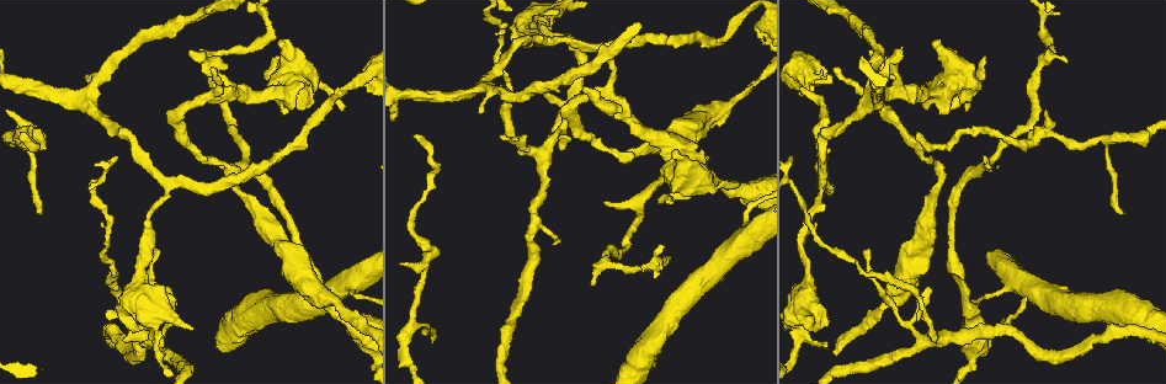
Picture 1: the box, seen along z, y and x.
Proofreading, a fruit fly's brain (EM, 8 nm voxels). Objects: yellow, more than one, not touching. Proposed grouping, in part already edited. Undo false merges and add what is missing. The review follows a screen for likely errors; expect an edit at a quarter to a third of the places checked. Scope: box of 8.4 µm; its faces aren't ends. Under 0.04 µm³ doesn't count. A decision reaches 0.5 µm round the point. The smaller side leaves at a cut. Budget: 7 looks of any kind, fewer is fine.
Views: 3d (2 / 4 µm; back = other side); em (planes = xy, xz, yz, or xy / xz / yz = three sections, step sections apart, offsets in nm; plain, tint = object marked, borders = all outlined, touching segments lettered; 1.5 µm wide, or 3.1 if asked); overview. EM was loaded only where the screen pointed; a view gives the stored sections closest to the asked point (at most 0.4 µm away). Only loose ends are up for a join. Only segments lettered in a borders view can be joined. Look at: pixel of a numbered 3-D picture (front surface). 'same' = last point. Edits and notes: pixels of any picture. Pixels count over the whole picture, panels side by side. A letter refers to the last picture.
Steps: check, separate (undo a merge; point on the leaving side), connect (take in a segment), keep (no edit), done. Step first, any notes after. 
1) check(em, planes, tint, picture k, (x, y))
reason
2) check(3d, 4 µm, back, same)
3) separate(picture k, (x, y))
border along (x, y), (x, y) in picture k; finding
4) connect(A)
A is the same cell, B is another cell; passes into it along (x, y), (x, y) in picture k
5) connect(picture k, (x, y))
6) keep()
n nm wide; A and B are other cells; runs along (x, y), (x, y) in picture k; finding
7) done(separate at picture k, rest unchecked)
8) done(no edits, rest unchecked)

check(em, xy, step 4, tint, picture 1, (211, 71))
tapers out

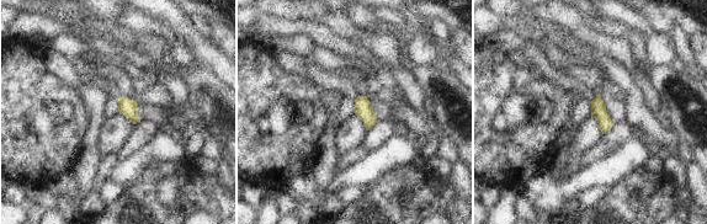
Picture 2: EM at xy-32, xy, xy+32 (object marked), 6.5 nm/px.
check(em, xz, step 8, borders, same)

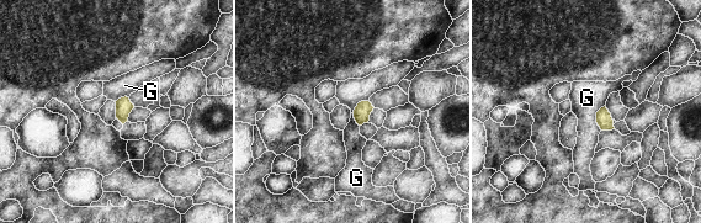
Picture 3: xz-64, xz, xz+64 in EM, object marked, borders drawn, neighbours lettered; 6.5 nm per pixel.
keep()
G is another cell; border along (368, 100), (352, 112), (359, 126) in picture 3; no lettered segment goes on from it

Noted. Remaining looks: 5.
check(3d, 2 µm, picture 1, (799, 339))
calibre changes

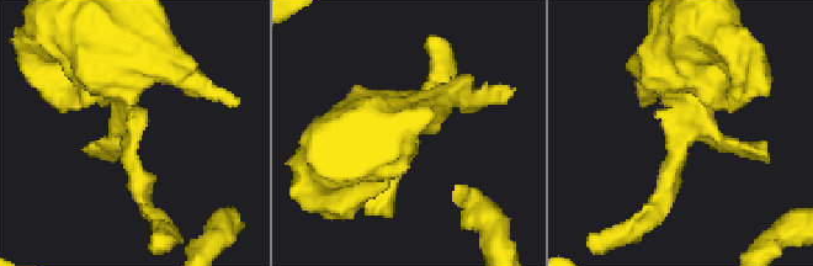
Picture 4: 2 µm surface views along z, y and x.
check(em, xz, step 4, tint, picture 4, (684, 140))

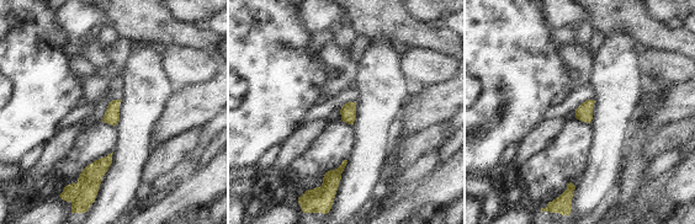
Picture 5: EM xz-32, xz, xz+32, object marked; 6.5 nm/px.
check(em, planes, borders, same)

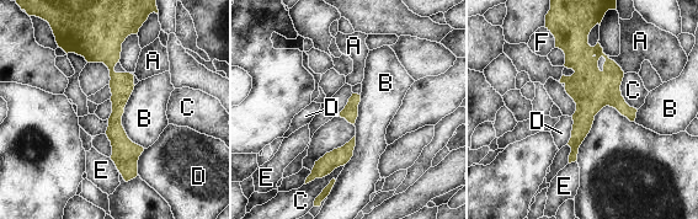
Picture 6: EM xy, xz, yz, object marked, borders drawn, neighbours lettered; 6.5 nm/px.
keep()
A, B, C, D, E and F are other cells; runs along (106, 36), (127, 177) in picture 6; continuous, no second cell

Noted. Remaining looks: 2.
done(no edits, rest unchecked)

